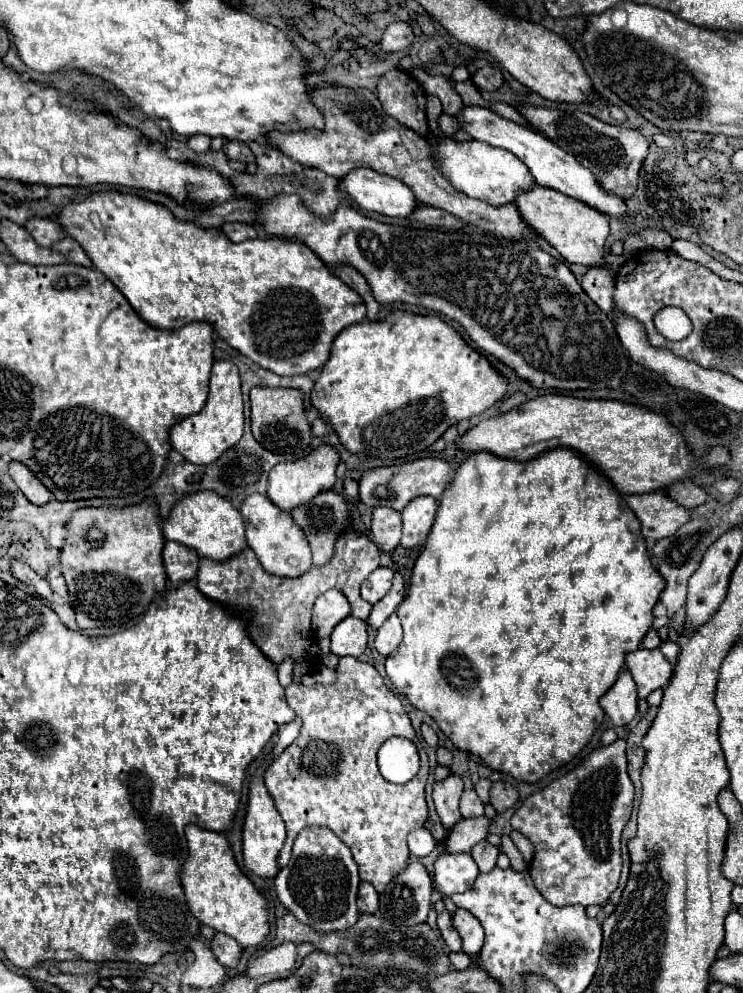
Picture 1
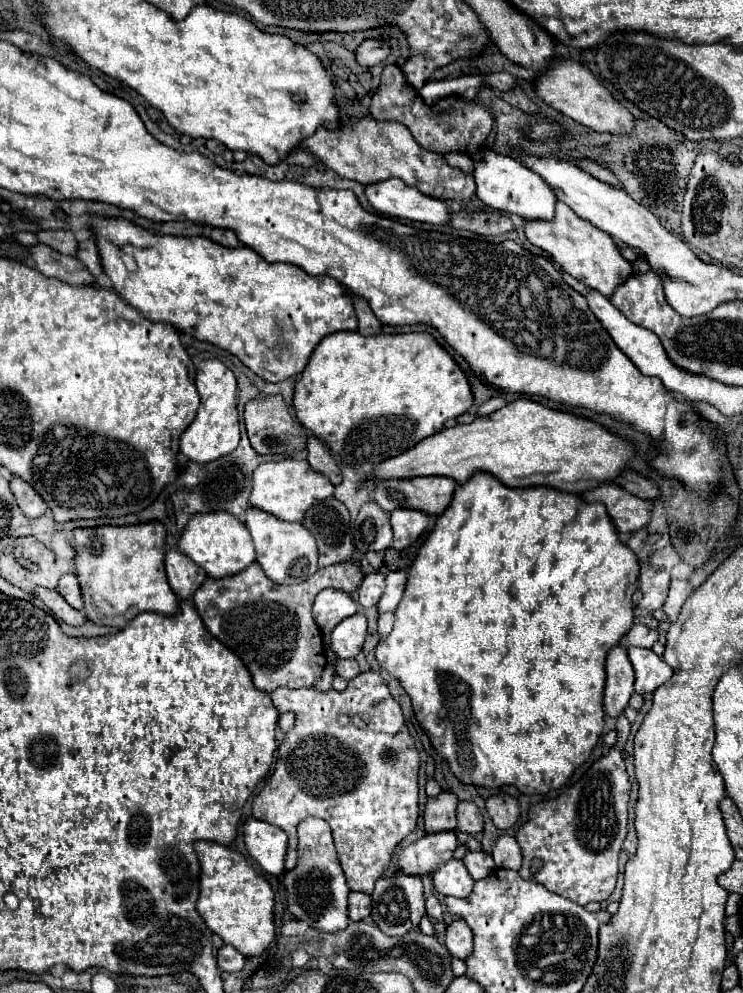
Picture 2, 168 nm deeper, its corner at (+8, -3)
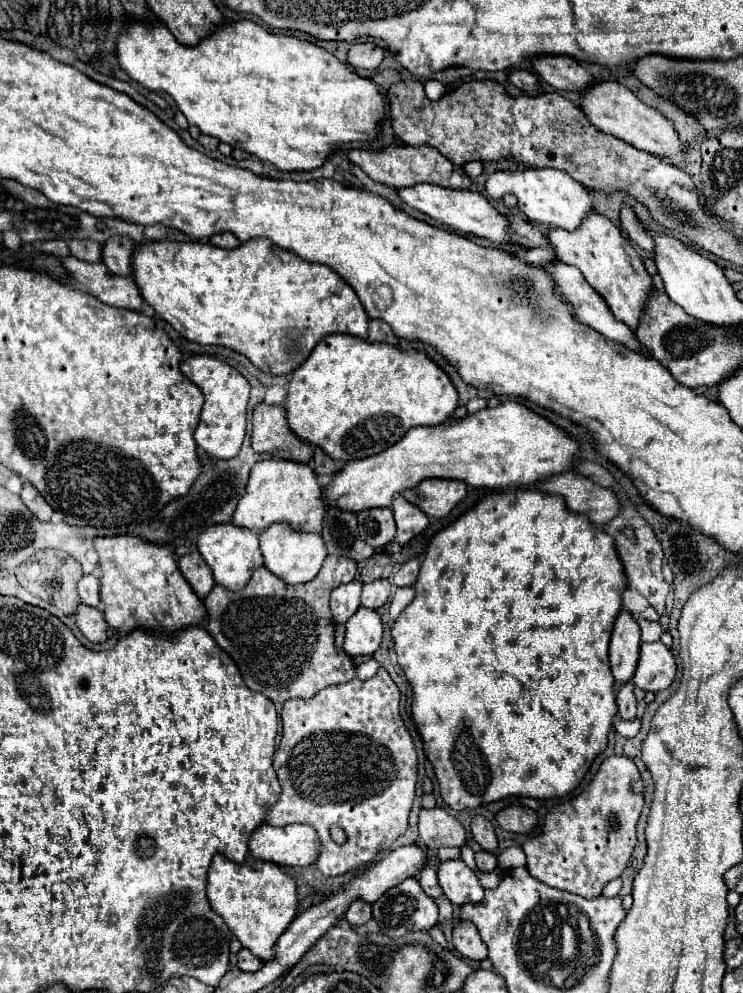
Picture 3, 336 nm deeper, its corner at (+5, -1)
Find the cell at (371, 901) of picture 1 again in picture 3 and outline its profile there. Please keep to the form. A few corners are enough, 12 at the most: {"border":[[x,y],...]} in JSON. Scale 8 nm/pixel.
{"border":[[362,900],[352,902],[344,918],[362,926],[372,918],[372,908]]}

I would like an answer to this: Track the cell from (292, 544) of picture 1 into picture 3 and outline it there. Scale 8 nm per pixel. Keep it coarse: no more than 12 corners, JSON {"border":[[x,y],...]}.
{"border":[[282,526],[260,534],[264,566],[286,584],[310,582],[328,554],[320,534]]}

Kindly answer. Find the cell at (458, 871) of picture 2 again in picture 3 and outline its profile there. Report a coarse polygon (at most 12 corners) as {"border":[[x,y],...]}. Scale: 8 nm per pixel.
{"border":[[462,860],[440,864],[438,880],[456,906],[480,902],[484,888]]}

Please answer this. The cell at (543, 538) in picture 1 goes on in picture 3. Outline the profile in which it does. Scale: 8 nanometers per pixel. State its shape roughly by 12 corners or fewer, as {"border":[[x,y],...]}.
{"border":[[496,492],[392,636],[442,800],[570,794],[618,712],[614,540]]}

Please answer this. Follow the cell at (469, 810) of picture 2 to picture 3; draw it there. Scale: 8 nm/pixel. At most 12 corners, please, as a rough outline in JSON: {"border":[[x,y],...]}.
{"border":[[486,818],[472,820],[472,836],[482,850],[500,854],[496,832]]}

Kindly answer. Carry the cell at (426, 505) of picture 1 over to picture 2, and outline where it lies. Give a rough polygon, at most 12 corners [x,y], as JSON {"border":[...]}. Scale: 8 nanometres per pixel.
{"border":[[419,510],[391,512],[393,548],[411,546],[429,526]]}

